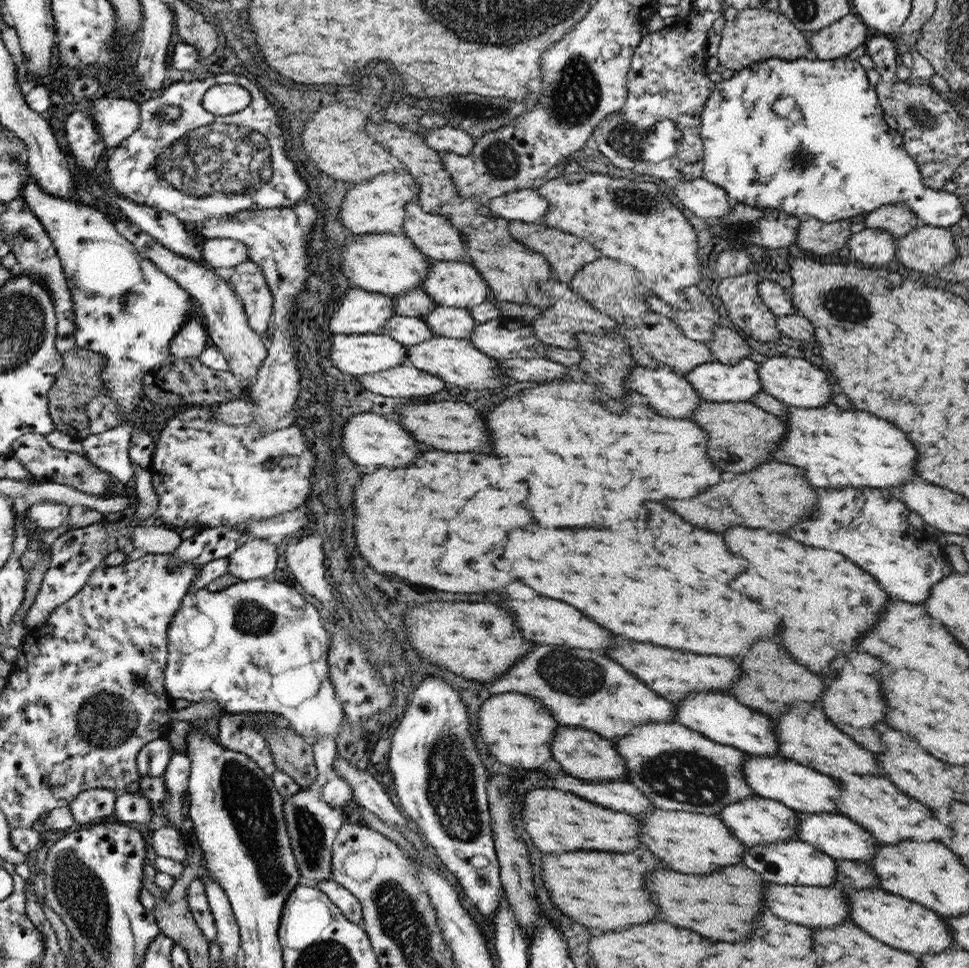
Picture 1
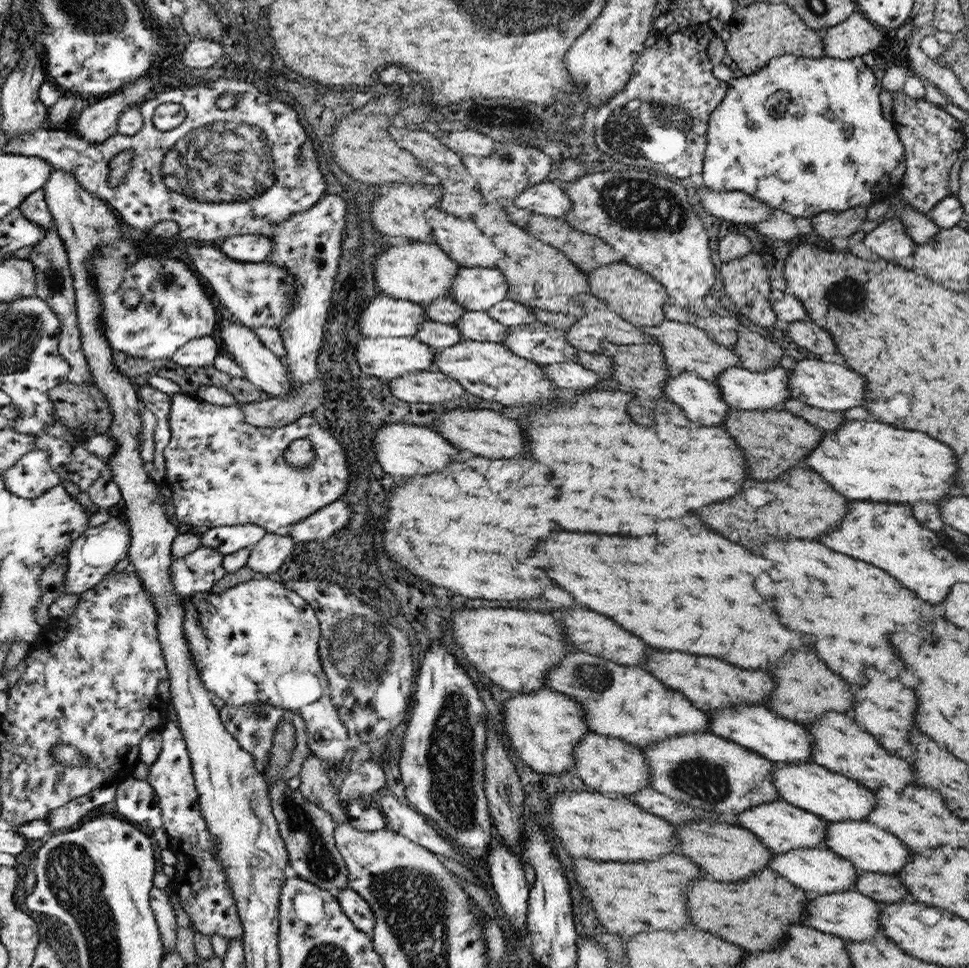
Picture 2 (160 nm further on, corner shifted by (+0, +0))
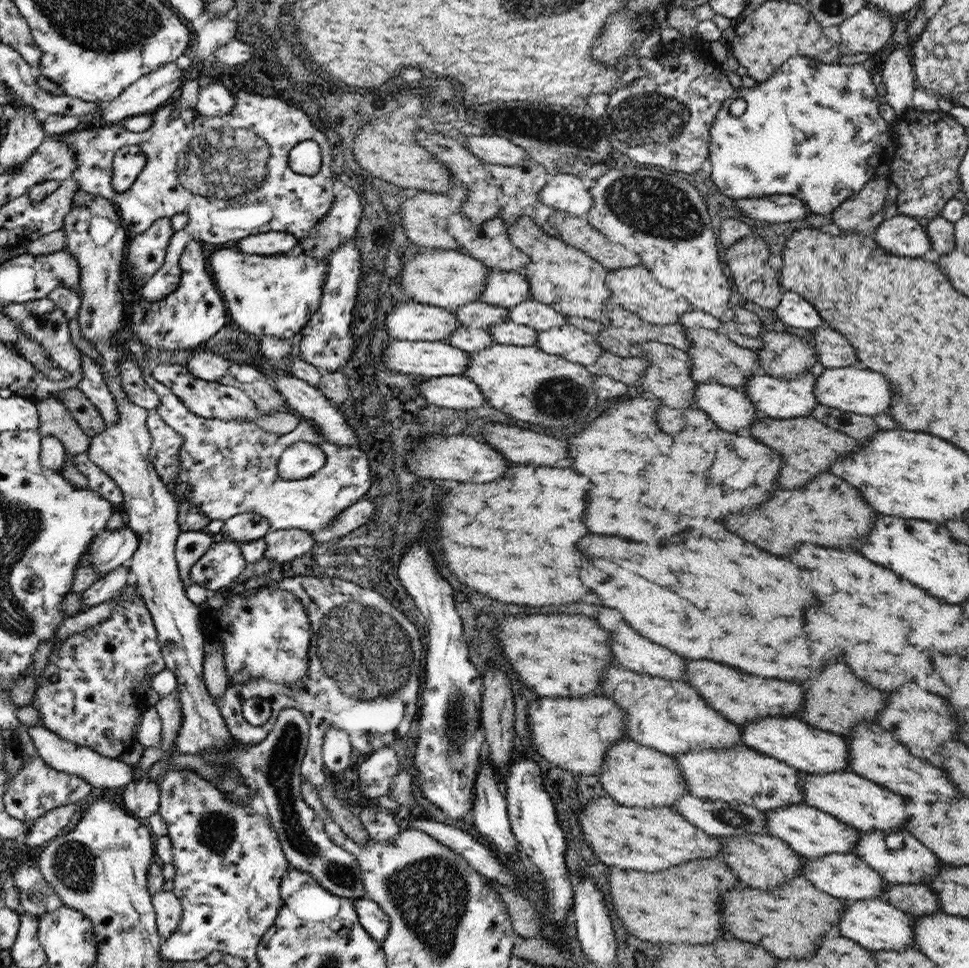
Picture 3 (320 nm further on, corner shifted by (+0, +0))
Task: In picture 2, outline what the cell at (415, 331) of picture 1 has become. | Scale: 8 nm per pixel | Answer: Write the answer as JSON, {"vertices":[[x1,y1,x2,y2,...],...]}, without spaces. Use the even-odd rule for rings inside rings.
{"vertices":[[430,320,424,321,424,324,419,326,419,332,414,338,434,350,449,348,464,339,458,327]]}

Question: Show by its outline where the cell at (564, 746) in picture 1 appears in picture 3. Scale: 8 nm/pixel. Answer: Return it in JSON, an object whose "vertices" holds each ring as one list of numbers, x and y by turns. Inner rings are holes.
{"vertices":[[632,739,615,742,608,749,603,769,598,774,600,784,608,792,608,796,616,799,616,802,623,803,624,806,672,808,675,800,689,792,687,782,681,777,680,767,676,766,676,760,672,755,662,754,658,750,642,745]]}

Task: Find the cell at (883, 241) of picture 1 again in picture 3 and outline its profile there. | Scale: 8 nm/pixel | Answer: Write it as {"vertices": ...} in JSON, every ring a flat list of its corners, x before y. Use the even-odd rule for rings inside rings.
{"vertices":[[897,214,884,220,876,232,876,244,891,255,921,257,931,249,924,227,907,215]]}

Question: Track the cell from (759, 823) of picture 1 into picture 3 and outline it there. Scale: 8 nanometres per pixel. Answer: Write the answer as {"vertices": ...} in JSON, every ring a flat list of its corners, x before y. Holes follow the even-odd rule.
{"vertices":[[793,804,785,808,768,810,765,817,767,818,767,822,764,822,766,833,787,842,788,846,791,846,799,855,807,858,823,857,834,853,852,853,860,837,858,829,844,824,828,812,806,804]]}

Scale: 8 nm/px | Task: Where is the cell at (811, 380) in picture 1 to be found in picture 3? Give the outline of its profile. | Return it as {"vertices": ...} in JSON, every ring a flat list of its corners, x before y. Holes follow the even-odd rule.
{"vertices":[[855,365,825,368,822,375,817,376,814,394,824,406,871,417,888,413,888,406,892,402,892,388,888,386,888,378,870,369,860,370]]}

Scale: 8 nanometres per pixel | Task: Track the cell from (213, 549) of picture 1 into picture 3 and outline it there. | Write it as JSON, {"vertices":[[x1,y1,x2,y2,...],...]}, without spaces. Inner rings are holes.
{"vertices":[[255,512,242,513,224,523,219,537,242,544,263,538,269,530,269,522,264,516]]}

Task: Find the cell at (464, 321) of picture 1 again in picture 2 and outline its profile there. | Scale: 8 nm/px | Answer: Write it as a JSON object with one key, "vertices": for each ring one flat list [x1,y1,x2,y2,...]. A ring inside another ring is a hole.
{"vertices":[[467,310,462,318,452,325,461,330,464,339,476,342,500,343,509,333,509,327,492,318,487,311]]}

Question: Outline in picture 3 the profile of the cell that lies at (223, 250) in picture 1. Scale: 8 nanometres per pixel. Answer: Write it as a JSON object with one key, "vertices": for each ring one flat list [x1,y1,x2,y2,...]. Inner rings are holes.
{"vertices":[[269,231,238,241,236,249,242,253,272,256,292,250,298,245,298,240,288,232]]}

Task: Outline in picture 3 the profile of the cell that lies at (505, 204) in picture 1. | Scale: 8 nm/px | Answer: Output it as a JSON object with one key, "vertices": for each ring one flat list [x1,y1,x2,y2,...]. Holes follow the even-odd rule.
{"vertices":[[558,173,550,177,548,184,539,192,538,202,554,208,556,215,572,214,585,217,592,211,592,193,587,191,584,182,574,174]]}

